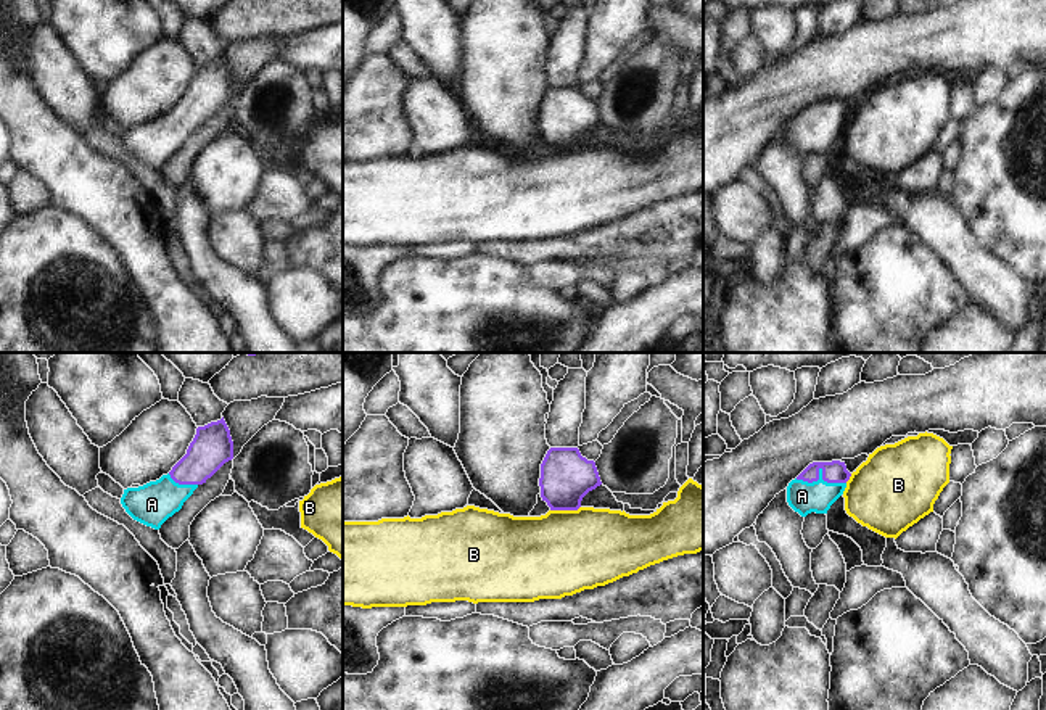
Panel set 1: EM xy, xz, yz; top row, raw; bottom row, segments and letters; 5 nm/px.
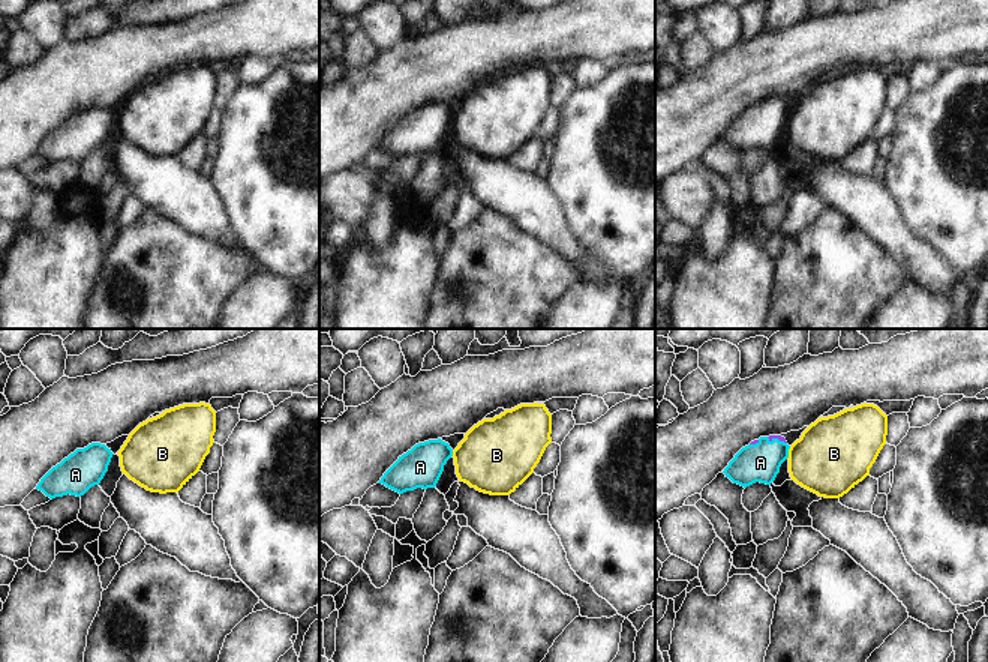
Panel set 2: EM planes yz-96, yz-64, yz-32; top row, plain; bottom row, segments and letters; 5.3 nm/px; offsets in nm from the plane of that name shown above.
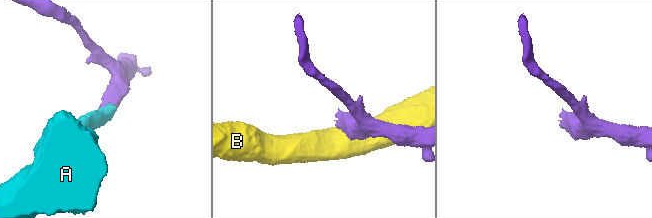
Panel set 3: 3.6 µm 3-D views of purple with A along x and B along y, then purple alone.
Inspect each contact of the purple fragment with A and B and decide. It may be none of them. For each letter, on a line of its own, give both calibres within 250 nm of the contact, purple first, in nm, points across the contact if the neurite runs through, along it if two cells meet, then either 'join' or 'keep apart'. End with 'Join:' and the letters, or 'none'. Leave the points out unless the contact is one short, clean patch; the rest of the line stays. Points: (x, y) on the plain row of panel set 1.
A: 110/160 nm | across yz (832, 111), (823, 118), (802, 136) | join
B: 260/420 nm | along xz (580, 145), (576, 148), (551, 150) | keep apart
Join: A

